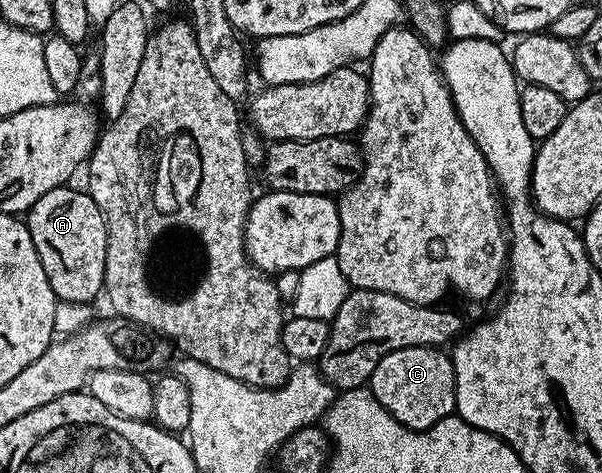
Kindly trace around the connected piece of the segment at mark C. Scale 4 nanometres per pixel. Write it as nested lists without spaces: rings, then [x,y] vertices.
[[[400,348],[387,354],[387,358],[375,366],[367,385],[377,399],[376,407],[416,432],[454,415],[457,407],[455,370],[452,359],[443,353],[441,348]]]

